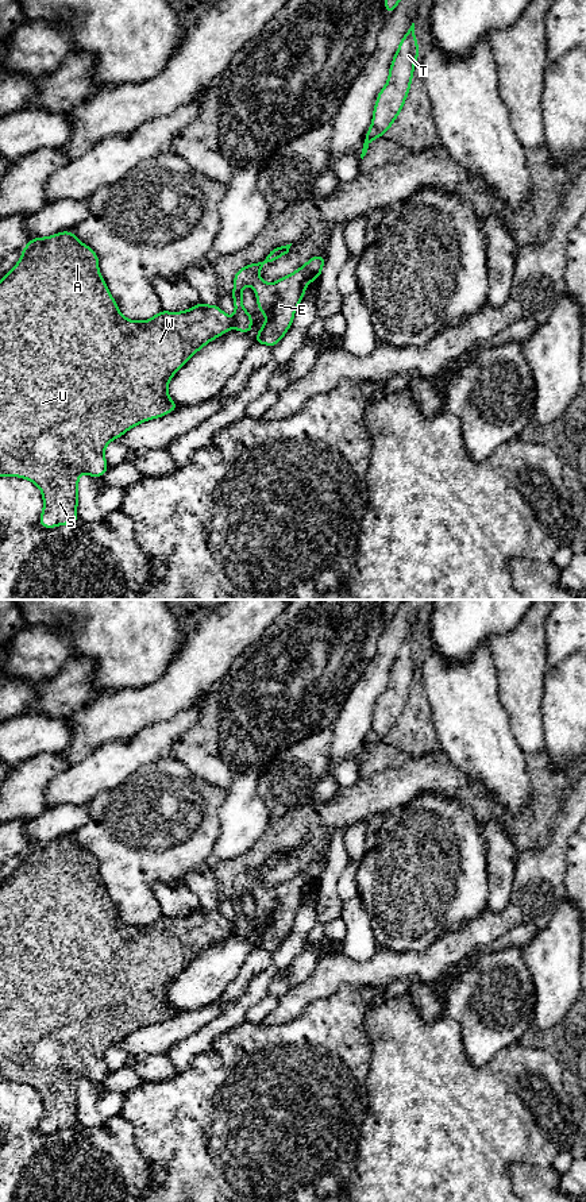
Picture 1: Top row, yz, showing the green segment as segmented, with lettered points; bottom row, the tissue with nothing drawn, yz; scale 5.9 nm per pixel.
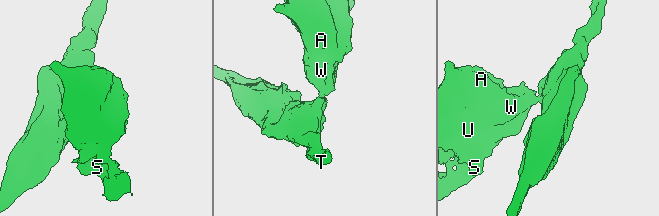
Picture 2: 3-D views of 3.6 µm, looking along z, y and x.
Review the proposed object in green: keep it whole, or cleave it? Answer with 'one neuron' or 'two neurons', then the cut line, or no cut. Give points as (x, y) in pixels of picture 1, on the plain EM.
two neurons; cut in yz along (231, 924), (234, 931)

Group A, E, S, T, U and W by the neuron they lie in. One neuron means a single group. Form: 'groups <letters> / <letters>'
groups A S U W / E T

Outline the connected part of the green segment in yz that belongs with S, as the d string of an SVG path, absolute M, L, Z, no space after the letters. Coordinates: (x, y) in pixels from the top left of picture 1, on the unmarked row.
M62 836L46 843L31 843L22 855L19 867L0 885L0 1082L26 1083L35 1089L43 1101L43 1117L39 1132L54 1133L78 1126L78 1083L82 1078L93 1083L104 1080L109 1074L104 1062L107 1049L130 1033L151 1024L162 1022L178 1013L167 1001L167 990L180 972L211 945L228 937L234 925L220 912L198 908L184 917L159 916L144 926L126 924L111 901L104 882L99 877L99 862L80 847L72 836Z

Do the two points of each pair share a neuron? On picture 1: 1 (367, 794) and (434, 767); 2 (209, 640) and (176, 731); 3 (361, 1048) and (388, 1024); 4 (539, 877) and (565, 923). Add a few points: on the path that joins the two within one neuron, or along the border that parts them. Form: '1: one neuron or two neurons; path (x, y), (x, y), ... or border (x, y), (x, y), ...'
1: one neuron; path (384, 792), (400, 786), (417, 775)
2: two neurons; border (207, 696), (201, 696), (173, 717), (154, 723)
3: two neurons; border (376, 1008), (366, 1016), (370, 1070)
4: two neurons; border (563, 901), (551, 921), (540, 929)

